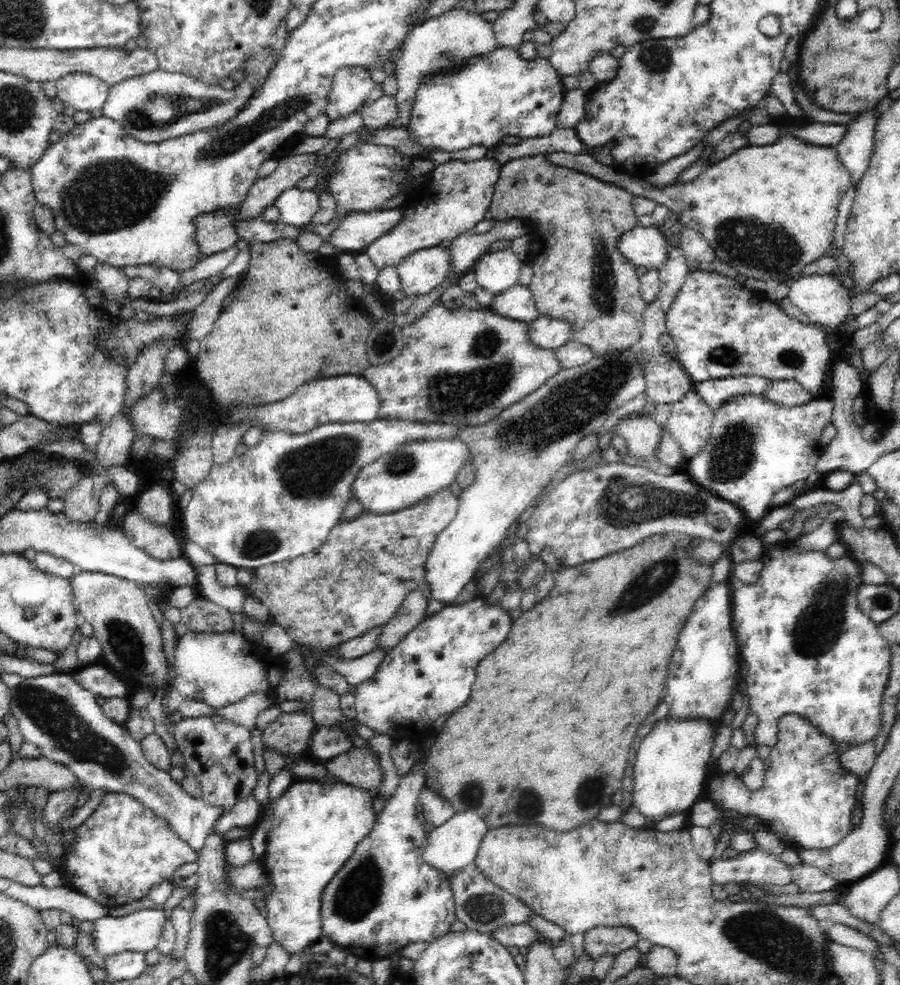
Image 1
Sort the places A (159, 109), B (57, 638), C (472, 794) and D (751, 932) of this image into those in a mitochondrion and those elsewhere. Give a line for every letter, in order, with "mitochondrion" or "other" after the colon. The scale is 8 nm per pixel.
A: mitochondrion
B: other
C: mitochondrion
D: mitochondrion

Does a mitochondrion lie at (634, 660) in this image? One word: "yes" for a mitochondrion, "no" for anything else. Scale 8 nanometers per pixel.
no

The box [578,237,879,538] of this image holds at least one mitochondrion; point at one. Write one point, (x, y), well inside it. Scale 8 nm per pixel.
(626, 501)

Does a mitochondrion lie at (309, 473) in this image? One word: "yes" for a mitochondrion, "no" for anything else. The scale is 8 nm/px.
yes

